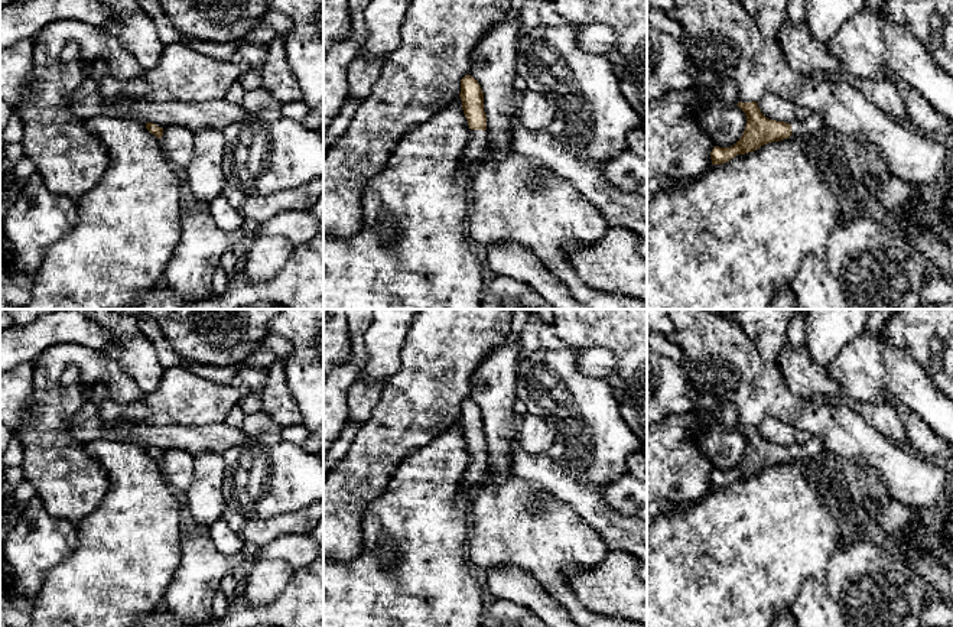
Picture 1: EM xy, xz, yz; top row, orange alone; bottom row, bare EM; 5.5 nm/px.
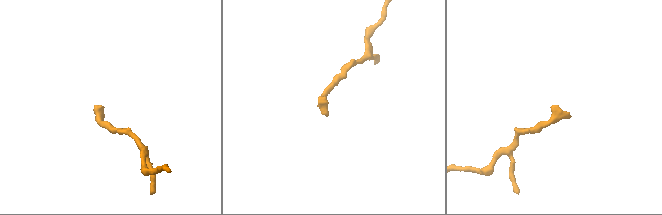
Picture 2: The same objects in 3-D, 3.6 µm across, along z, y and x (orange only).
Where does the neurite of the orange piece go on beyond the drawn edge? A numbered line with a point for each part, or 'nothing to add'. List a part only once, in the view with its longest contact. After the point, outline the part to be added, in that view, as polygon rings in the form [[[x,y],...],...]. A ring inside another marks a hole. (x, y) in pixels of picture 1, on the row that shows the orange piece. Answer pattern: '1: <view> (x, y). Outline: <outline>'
1: xz (477, 149). Outline: [[[472,130],[472,131],[474,131],[474,136],[466,146],[466,153],[462,165],[474,169],[487,159],[488,137],[484,130]]]

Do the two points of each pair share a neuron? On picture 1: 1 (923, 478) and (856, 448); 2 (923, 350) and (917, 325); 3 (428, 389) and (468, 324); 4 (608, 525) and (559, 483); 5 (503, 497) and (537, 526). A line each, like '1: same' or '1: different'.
1: same
2: same
3: same
4: same
5: same

